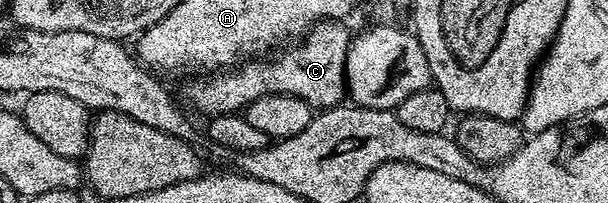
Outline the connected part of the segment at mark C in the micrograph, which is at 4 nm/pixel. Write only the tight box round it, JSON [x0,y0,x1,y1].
[193,20,351,116]

